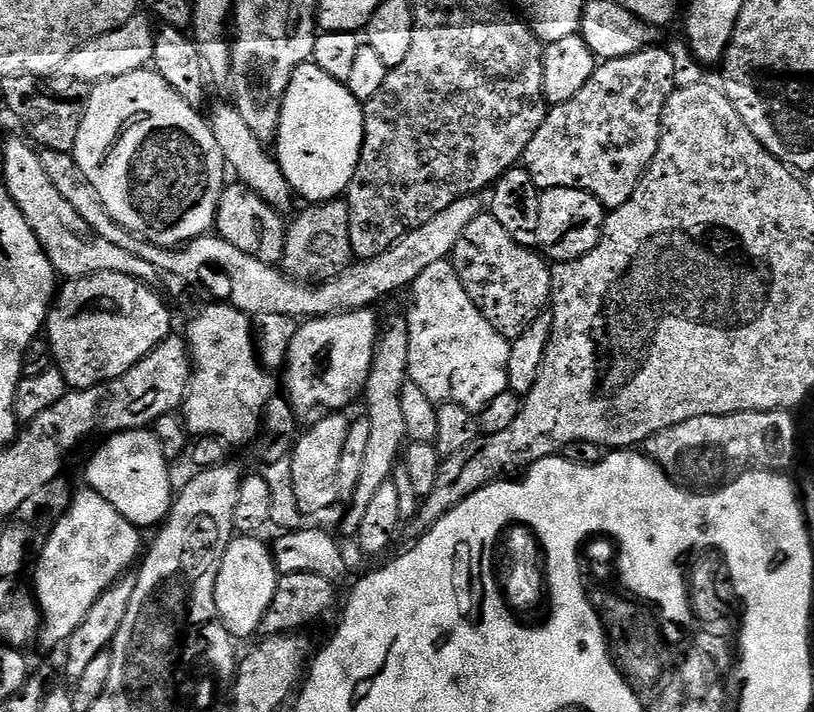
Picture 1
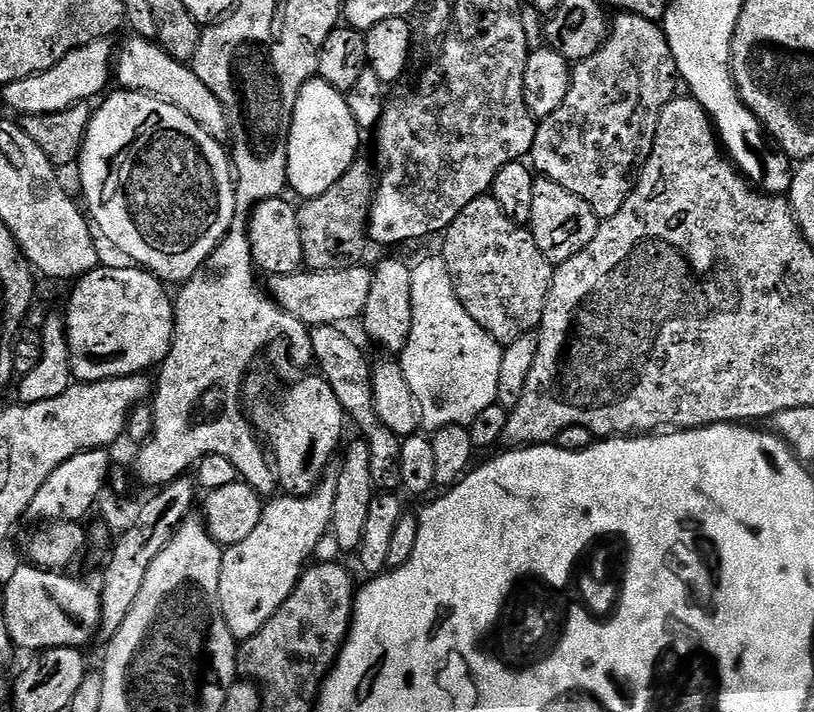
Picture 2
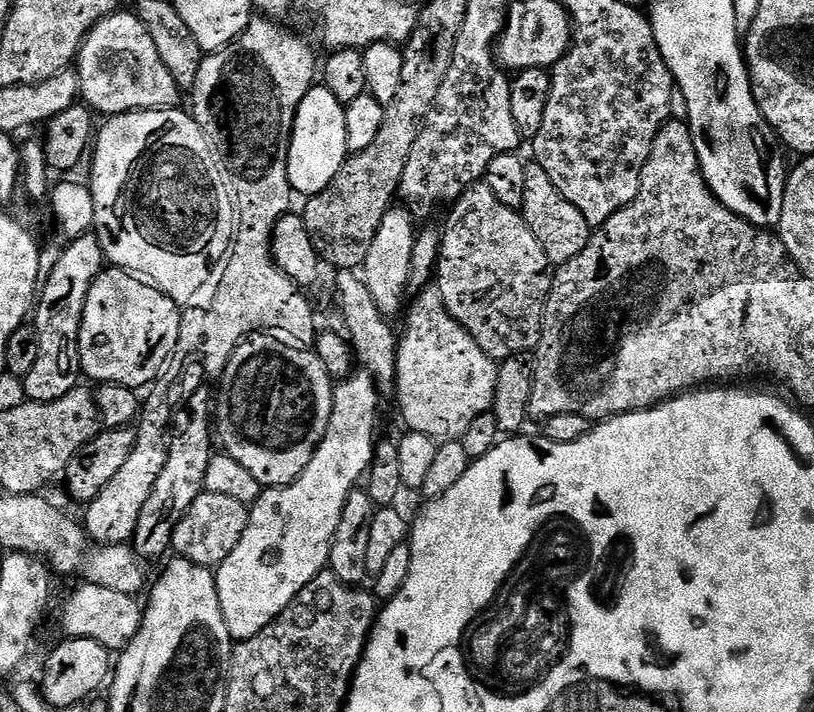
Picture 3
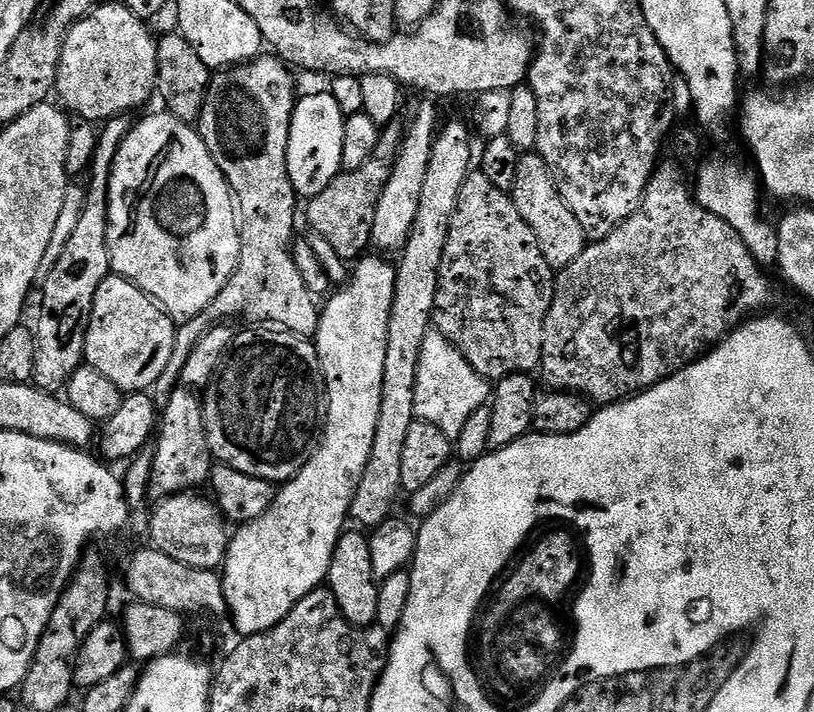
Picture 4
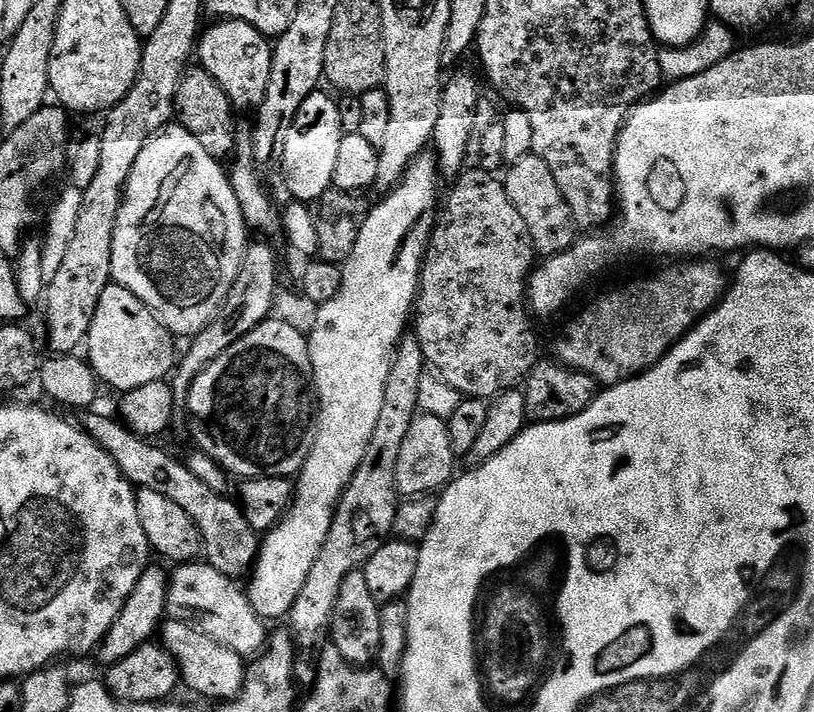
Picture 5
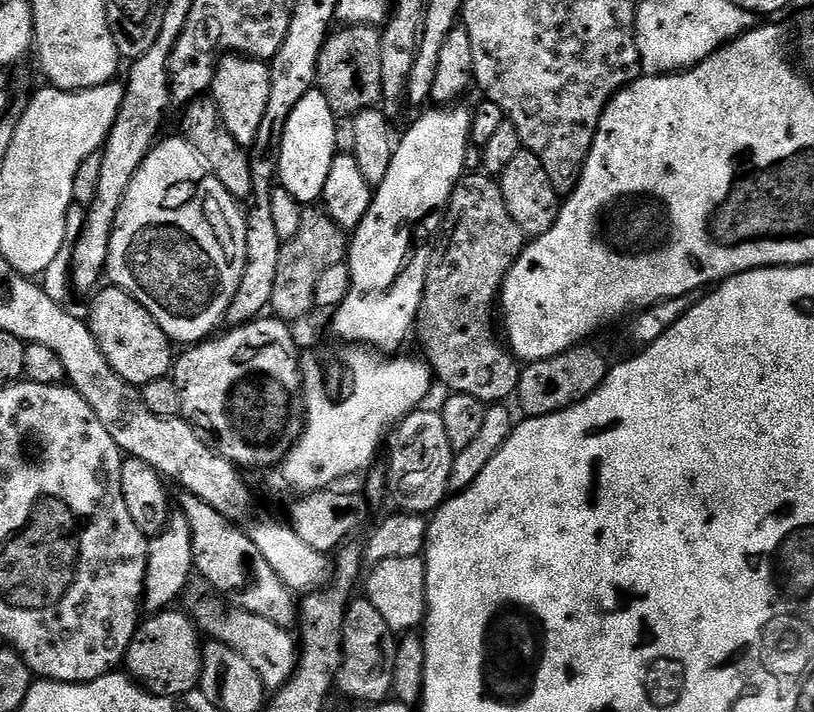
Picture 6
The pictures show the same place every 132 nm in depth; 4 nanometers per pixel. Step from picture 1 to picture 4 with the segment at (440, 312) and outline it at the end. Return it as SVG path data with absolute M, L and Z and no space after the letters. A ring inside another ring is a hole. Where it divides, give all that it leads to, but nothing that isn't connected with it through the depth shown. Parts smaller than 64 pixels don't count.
M430 330L426 342L422 342L422 354L418 354L418 382L414 382L414 410L416 419L438 426L446 438L455 442L466 426L474 410L485 407L490 400L489 381L482 378L462 358L462 354L440 332Z

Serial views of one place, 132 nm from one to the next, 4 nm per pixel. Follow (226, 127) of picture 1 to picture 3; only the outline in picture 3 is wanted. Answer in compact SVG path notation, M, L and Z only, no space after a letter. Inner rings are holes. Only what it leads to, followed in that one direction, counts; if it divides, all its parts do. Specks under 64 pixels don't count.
M117 10L90 30L74 61L80 80L79 99L93 113L107 118L123 112L145 112L155 108L180 108L182 89L174 82L135 11Z

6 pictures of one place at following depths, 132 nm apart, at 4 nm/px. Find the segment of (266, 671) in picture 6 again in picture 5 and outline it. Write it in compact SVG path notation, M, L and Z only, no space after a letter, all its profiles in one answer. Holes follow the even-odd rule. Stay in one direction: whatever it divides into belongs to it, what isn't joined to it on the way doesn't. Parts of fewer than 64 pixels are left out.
M189 562L171 569L166 616L199 628L206 638L226 646L226 650L234 650L242 658L259 656L270 639L269 629L264 629L265 621L254 610L247 591L207 562Z

